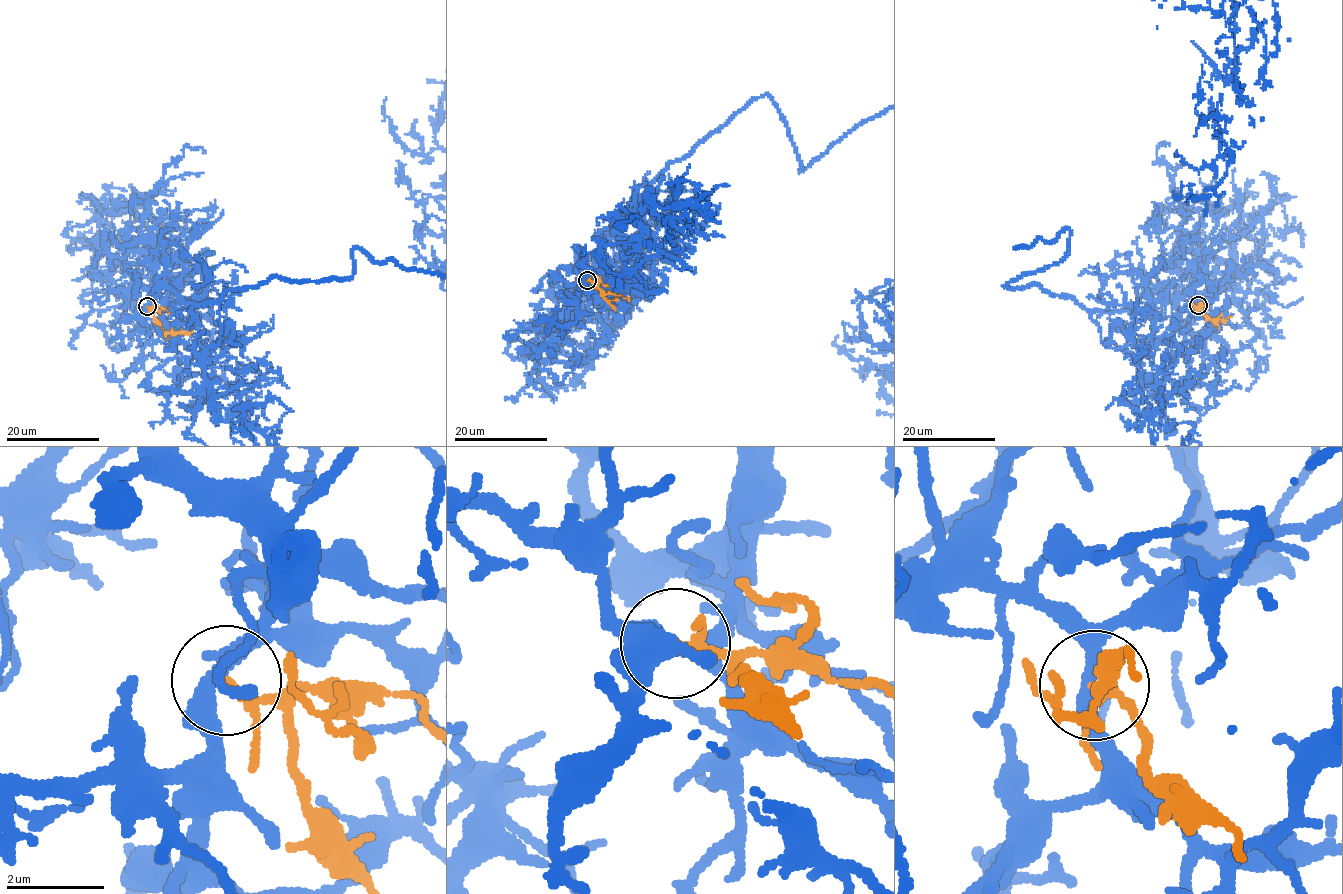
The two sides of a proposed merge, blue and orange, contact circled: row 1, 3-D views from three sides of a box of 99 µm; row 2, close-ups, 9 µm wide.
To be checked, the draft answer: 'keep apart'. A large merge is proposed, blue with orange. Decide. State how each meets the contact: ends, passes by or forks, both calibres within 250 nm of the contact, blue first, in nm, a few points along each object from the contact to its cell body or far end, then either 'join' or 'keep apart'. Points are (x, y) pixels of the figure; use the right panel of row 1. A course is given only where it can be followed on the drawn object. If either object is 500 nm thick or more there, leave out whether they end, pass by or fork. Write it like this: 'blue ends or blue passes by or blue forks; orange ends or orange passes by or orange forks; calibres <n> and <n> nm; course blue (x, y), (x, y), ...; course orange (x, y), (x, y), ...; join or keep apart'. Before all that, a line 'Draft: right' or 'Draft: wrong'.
Draft: right
blue forks; orange passes by; calibres 260 and 130 nm; course orange (1198, 305), (1215, 323), (1221, 315); keep apart

